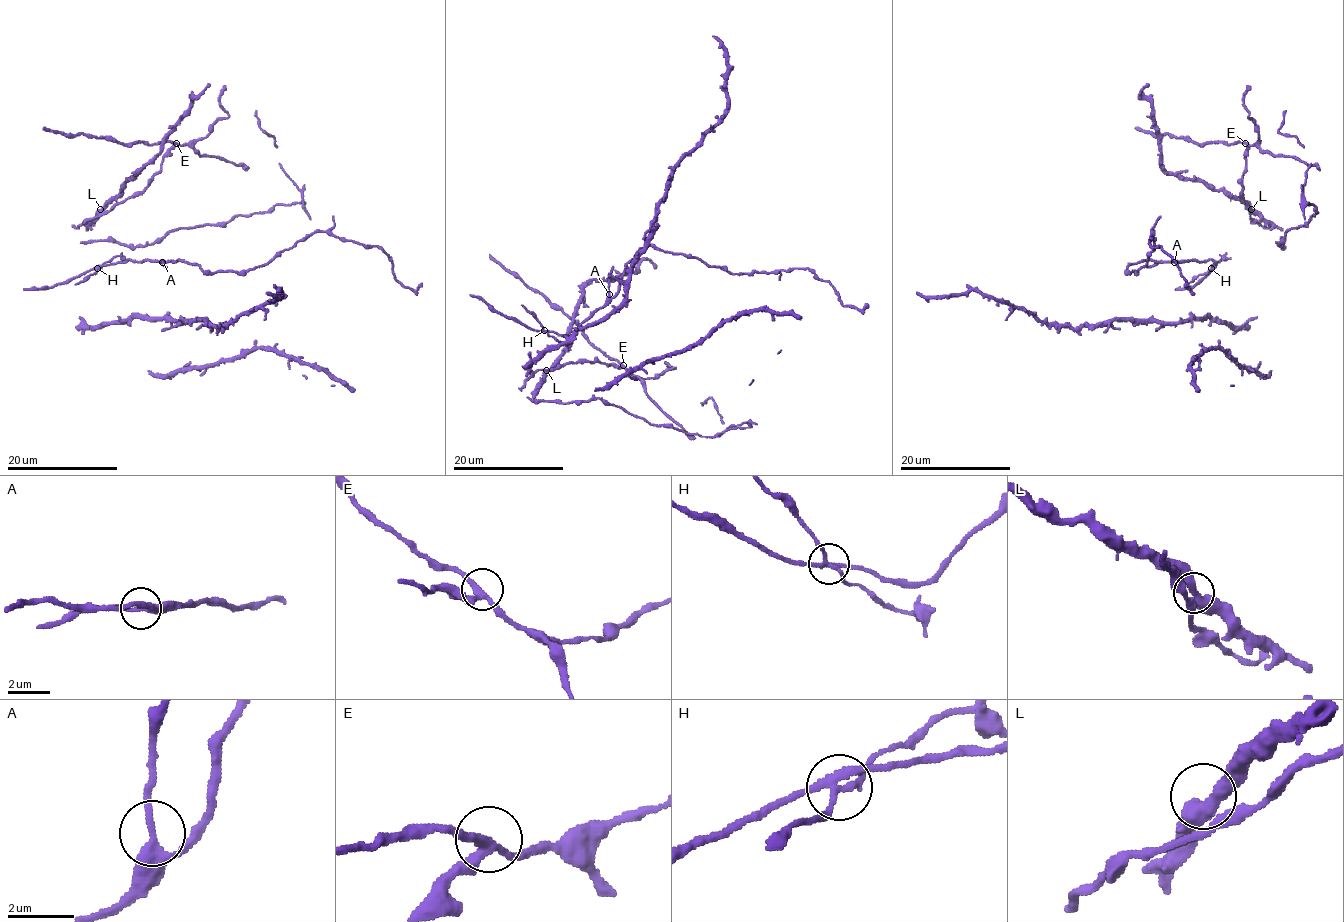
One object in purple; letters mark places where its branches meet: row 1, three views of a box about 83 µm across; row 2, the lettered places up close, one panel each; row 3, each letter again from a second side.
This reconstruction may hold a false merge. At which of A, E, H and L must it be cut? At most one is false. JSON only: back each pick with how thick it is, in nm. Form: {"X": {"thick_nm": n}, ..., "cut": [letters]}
{"H": {"thick_nm": 200}, "cut": ["H"]}

